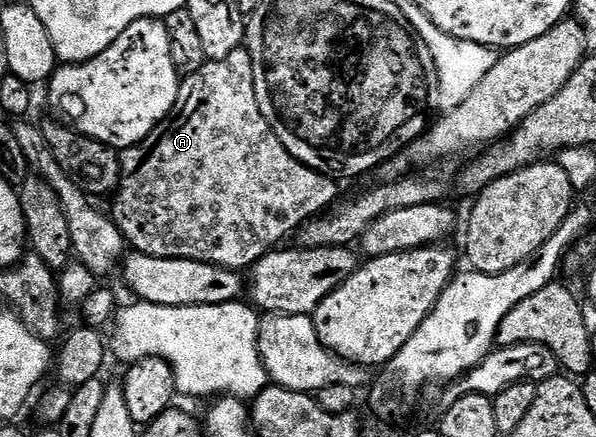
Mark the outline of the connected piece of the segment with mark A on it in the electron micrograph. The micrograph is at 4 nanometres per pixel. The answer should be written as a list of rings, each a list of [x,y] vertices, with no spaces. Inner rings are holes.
[[[243,47],[233,51],[233,55],[225,55],[225,59],[208,61],[196,73],[187,73],[182,78],[179,87],[179,101],[171,108],[171,113],[152,131],[150,137],[146,137],[141,143],[122,150],[119,166],[123,176],[119,178],[119,188],[113,197],[113,200],[115,200],[113,220],[116,227],[123,233],[126,244],[134,252],[144,253],[150,257],[208,261],[214,265],[236,271],[250,270],[251,266],[259,260],[261,250],[264,247],[282,246],[286,242],[283,240],[290,233],[292,236],[312,217],[320,216],[324,211],[330,210],[340,200],[339,189],[335,186],[336,178],[326,173],[319,173],[308,165],[302,165],[293,155],[289,155],[289,151],[285,151],[281,139],[277,139],[275,130],[267,122],[265,115],[261,115],[261,107],[257,103],[257,87],[253,79],[253,59],[248,55],[246,48]]]

